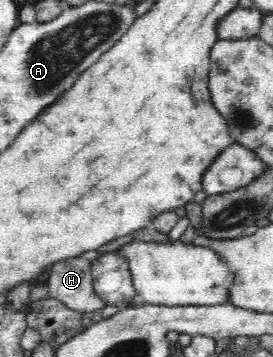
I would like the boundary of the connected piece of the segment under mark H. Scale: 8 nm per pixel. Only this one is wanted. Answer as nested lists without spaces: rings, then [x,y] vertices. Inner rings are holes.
[[[81,256],[53,264],[46,283],[50,297],[62,301],[69,309],[94,312],[108,305],[95,293],[92,262]]]

